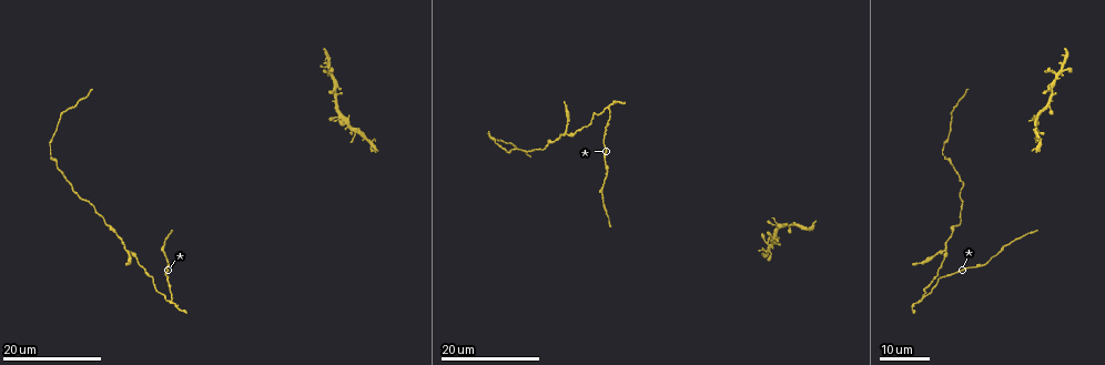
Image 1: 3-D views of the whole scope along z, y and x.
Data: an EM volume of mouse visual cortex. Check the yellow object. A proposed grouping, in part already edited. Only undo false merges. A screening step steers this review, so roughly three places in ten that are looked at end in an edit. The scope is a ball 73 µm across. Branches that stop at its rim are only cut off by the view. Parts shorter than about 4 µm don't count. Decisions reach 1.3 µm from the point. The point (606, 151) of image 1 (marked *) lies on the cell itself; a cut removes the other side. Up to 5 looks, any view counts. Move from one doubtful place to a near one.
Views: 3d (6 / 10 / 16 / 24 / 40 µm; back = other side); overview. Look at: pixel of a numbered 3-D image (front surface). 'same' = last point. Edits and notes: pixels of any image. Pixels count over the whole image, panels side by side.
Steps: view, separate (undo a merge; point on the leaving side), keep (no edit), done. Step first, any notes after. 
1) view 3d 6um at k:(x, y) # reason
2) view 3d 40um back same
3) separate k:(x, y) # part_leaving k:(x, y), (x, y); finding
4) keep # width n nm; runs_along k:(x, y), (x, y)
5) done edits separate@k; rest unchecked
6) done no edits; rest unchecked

view 3d 16um at 1:(565, 133) # three-way junction

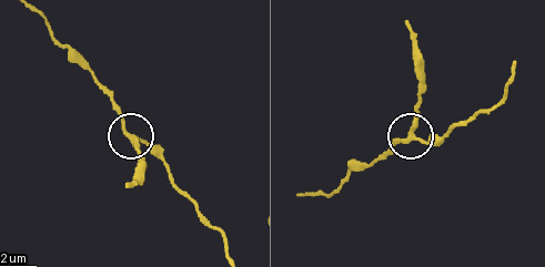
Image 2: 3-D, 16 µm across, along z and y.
view 3d 6um at 2:(132, 142) # zoom in

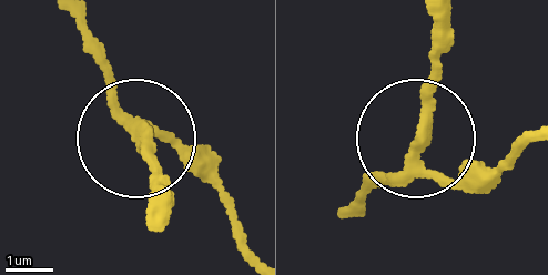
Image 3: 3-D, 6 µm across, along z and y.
separate 3:(423, 97) # part_leaving 3:(414, 155), (438, 28); a second cell is stuck on

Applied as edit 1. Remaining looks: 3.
view overview # see it whole again

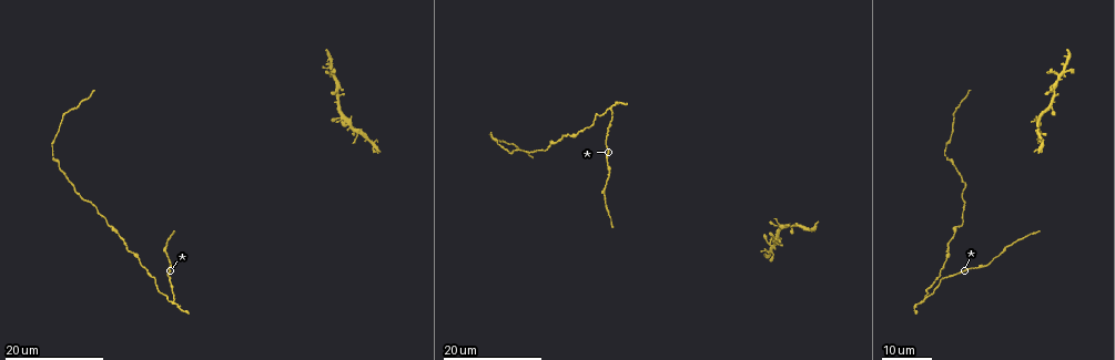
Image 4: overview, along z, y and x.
view 3d 24um at 4:(338, 97) # side arm on a straight run

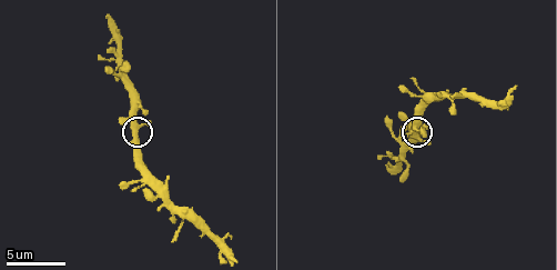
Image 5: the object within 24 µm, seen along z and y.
view 3d 6um at 5:(134, 127)

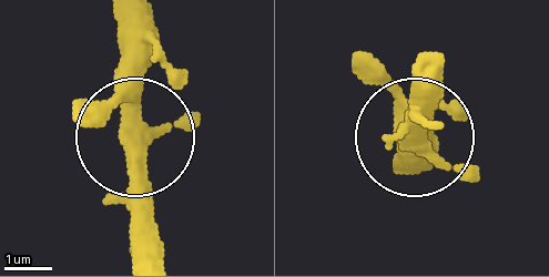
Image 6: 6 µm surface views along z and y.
keep # arms 3; one cell here

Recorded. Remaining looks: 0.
done edits separate@3; rest unchecked

